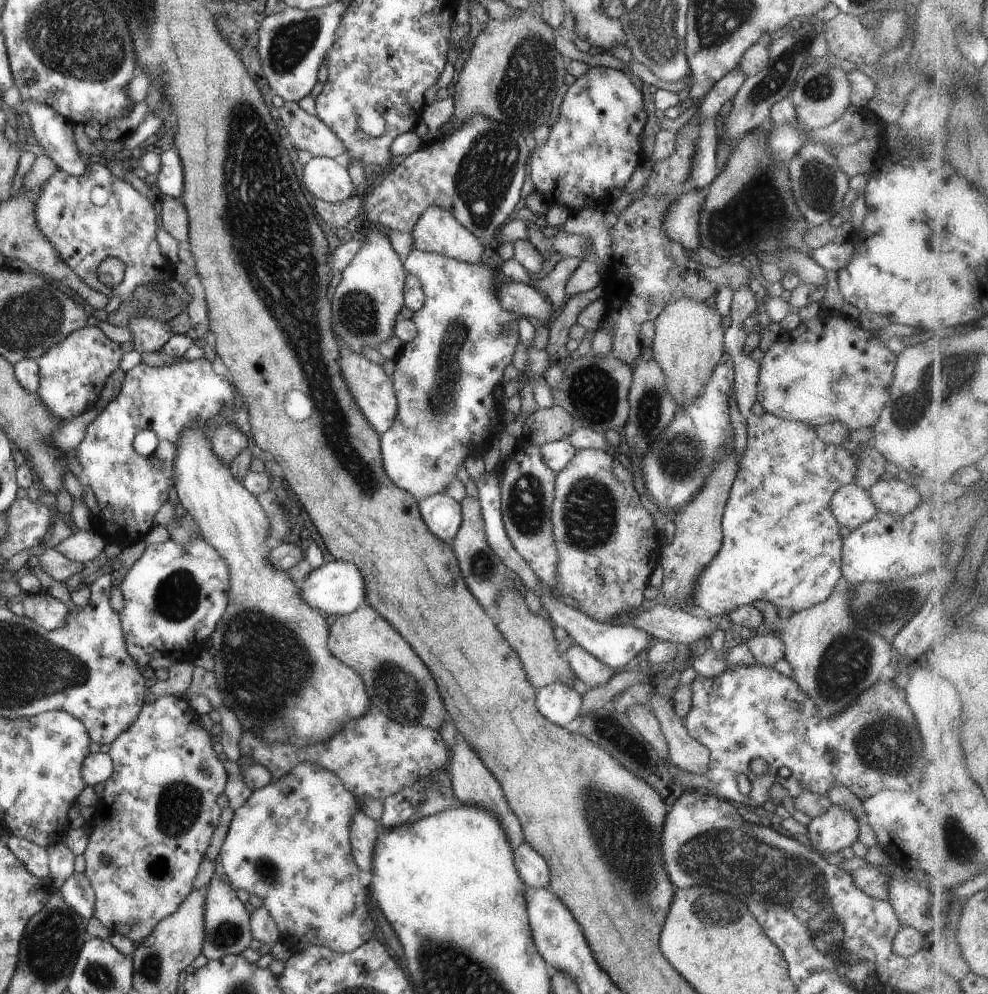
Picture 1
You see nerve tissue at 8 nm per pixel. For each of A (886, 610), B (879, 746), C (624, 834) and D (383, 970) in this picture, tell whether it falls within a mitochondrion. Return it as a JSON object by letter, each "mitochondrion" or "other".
{"A":"mitochondrion","B":"mitochondrion","C":"mitochondrion","D":"other"}

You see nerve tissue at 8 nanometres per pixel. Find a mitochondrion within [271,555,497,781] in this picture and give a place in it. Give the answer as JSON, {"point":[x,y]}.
{"point":[398,689]}

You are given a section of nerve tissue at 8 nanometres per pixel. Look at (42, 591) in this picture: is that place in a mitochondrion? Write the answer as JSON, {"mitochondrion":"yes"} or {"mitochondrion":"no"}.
{"mitochondrion":"no"}

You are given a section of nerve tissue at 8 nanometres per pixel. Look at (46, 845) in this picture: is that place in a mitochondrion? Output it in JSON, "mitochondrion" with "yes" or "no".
{"mitochondrion":"no"}

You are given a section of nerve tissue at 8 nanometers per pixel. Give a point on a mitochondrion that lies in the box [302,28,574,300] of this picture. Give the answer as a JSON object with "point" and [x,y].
{"point":[483,176]}

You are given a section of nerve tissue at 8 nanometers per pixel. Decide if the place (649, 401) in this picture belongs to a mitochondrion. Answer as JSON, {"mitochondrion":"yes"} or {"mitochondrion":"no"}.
{"mitochondrion":"yes"}

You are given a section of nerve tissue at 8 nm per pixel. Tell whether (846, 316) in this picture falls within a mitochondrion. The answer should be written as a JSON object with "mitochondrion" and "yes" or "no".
{"mitochondrion":"no"}

